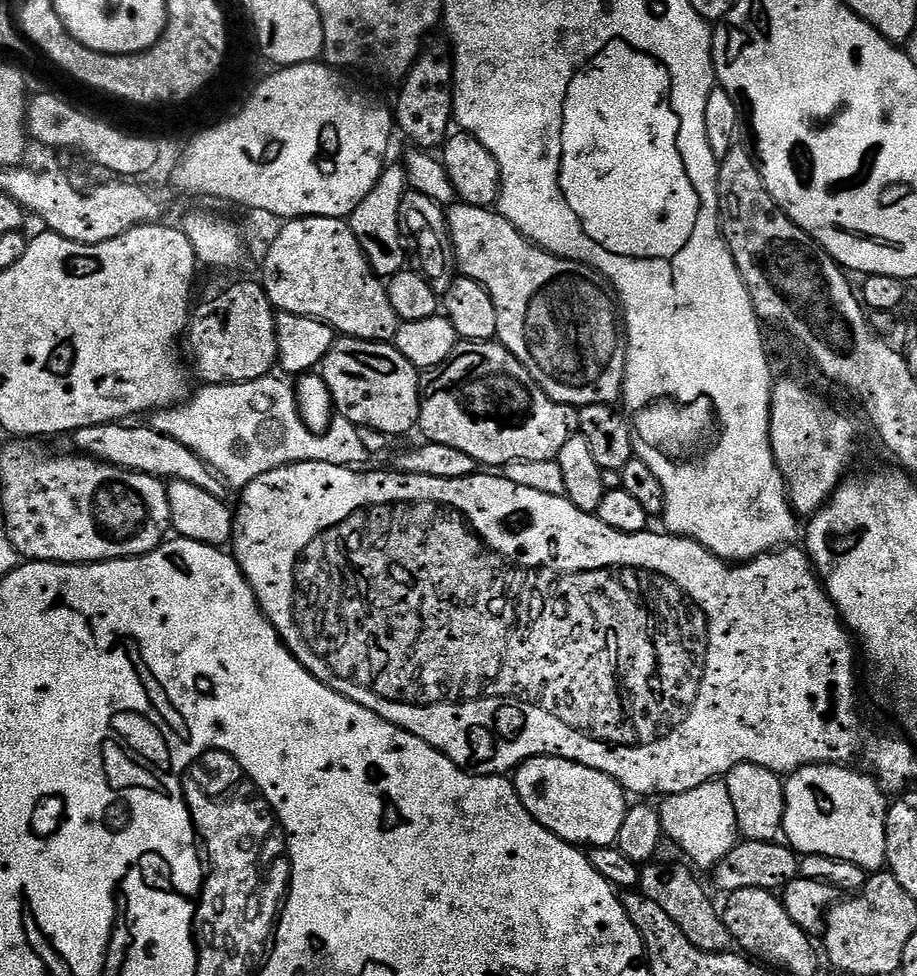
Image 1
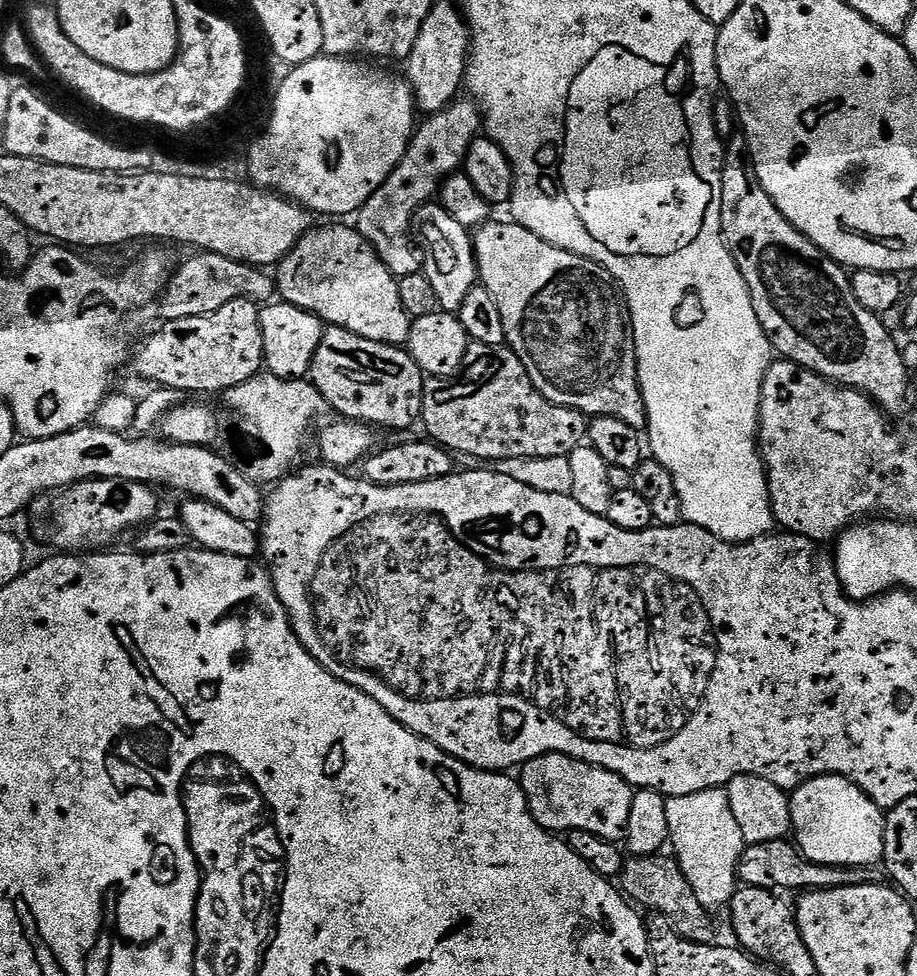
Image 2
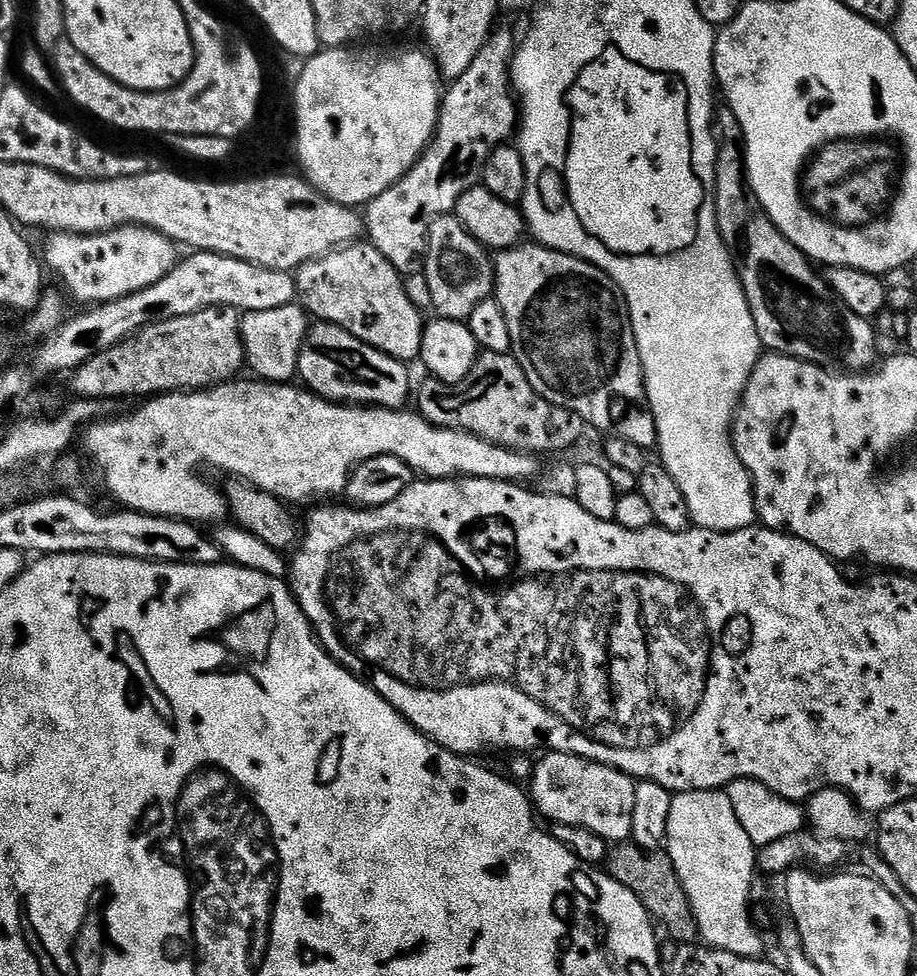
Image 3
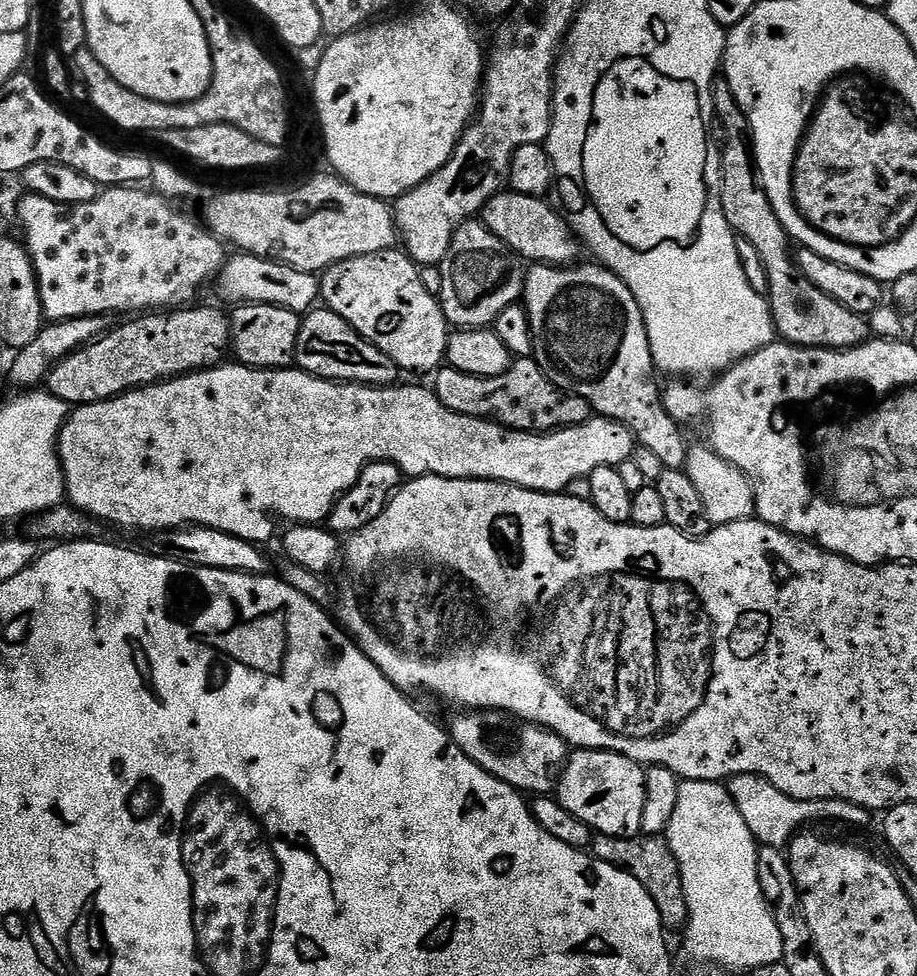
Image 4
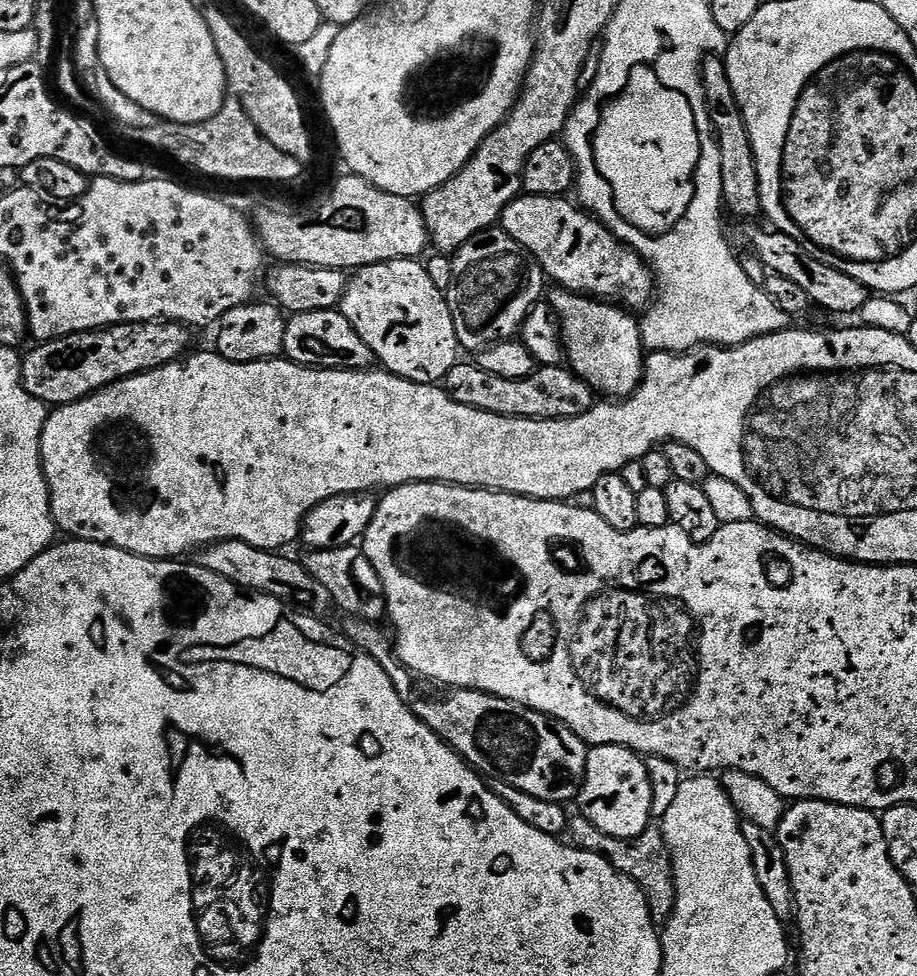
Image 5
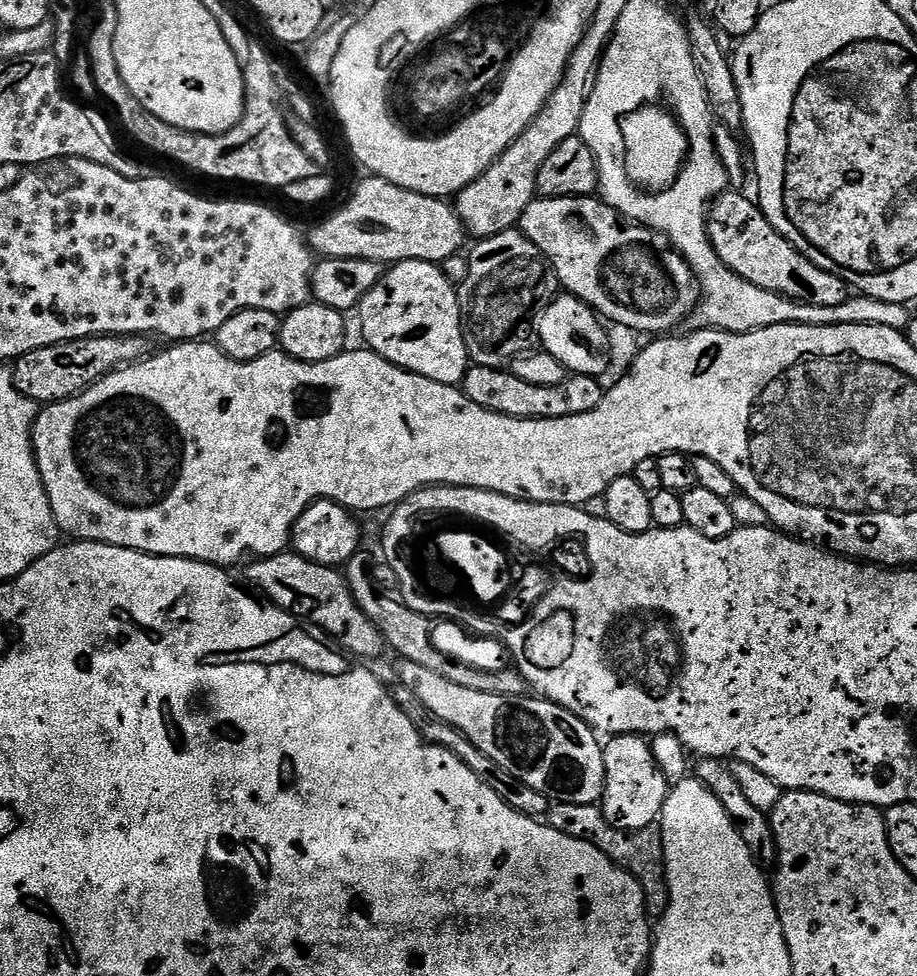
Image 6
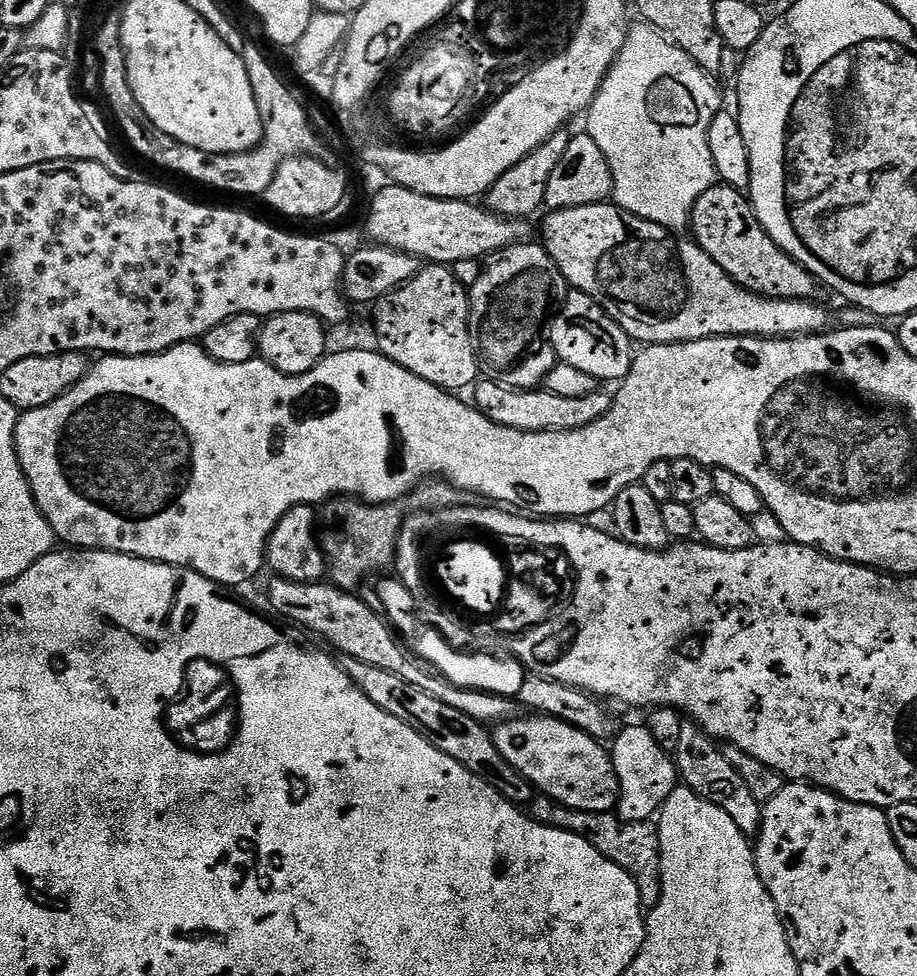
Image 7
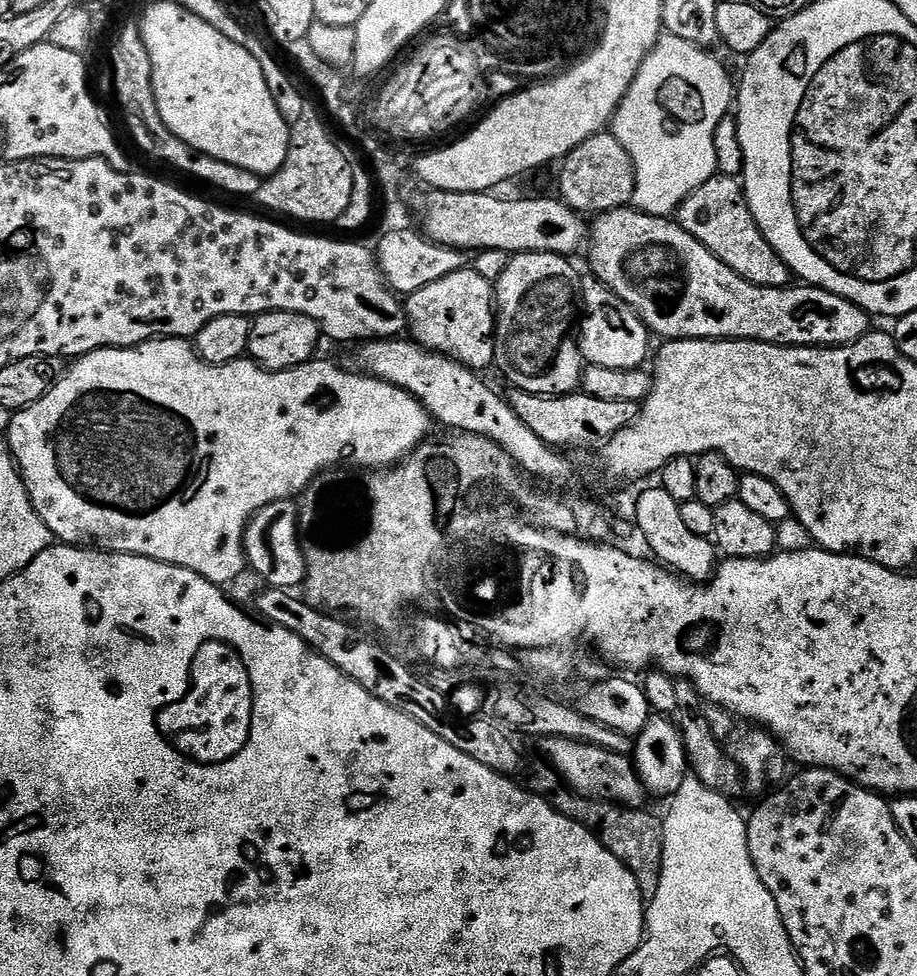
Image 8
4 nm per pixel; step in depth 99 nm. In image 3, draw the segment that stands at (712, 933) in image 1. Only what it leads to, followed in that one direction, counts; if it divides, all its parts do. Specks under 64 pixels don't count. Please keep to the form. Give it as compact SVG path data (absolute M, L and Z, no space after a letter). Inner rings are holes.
M620 842L609 851L606 868L611 875L627 885L647 905L653 917L676 939L676 942L692 942L699 937L700 931L692 913L692 903L684 889L683 882L674 870L674 862L667 851L648 852L631 842Z

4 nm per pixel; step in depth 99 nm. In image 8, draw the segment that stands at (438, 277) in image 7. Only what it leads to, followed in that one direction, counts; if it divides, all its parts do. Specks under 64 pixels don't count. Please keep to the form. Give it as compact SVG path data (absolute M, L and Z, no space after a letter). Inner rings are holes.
M466 266L430 286L422 286L406 300L406 328L411 339L431 352L451 357L473 370L492 368L496 358L496 309L493 281Z

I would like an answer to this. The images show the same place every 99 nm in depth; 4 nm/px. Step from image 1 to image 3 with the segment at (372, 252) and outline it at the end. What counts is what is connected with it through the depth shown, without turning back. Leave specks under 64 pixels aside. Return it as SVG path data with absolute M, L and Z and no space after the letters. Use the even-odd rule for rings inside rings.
M493 31L482 50L478 50L478 58L470 62L470 70L457 80L451 81L452 88L443 95L440 109L440 121L436 123L436 133L428 148L420 156L420 160L405 176L390 190L378 194L366 206L363 218L366 223L367 239L380 251L382 258L393 264L401 276L407 278L425 267L428 255L428 235L432 223L439 216L455 213L456 203L464 192L477 187L484 179L486 162L490 162L490 154L498 147L507 145L513 139L518 128L518 100L514 95L514 76L510 69L513 67L514 53L518 47L517 41L512 41L508 32Z

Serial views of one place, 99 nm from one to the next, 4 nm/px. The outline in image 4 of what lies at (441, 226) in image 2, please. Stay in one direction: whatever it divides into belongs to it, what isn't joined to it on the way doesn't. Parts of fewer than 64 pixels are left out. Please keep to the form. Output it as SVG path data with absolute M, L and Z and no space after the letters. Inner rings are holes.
M469 218L462 226L458 226L450 242L450 250L446 250L446 258L442 258L438 267L442 278L442 288L438 295L440 309L443 310L449 325L456 330L487 329L495 325L498 314L502 314L506 306L517 303L524 295L525 265L515 252L510 251L498 238L494 238L494 234L490 234L490 230L486 230L486 226L476 218Z

